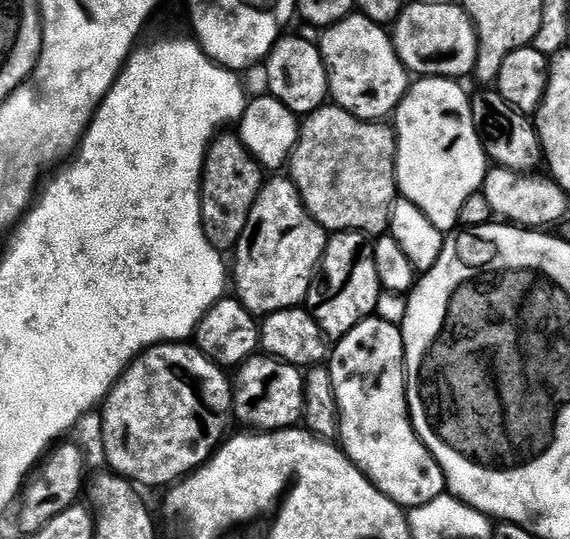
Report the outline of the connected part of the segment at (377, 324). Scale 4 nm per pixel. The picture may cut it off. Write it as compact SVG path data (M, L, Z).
M376 314L369 316L366 320L361 320L358 326L354 326L350 330L350 334L346 334L341 340L335 341L326 367L330 370L330 378L334 378L334 394L338 398L338 410L340 411L338 444L344 455L352 461L352 465L355 466L379 492L386 494L386 498L390 498L394 503L400 505L400 507L405 510L411 510L418 506L426 506L426 502L434 502L434 498L445 495L446 485L442 466L438 466L434 454L430 454L430 450L424 445L422 438L414 430L412 419L408 413L408 371L404 369L404 334L401 325L391 324L390 322L381 320Z

